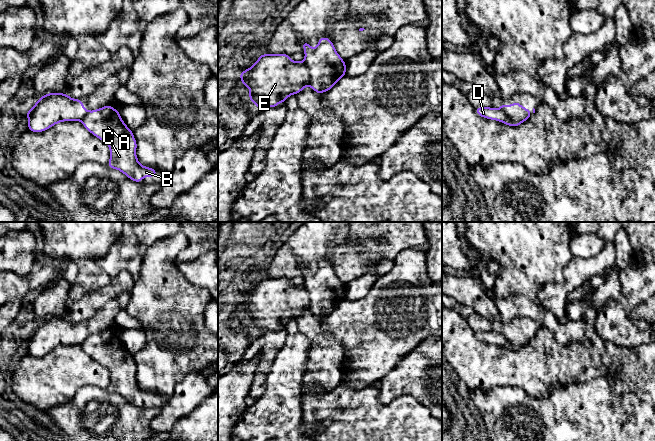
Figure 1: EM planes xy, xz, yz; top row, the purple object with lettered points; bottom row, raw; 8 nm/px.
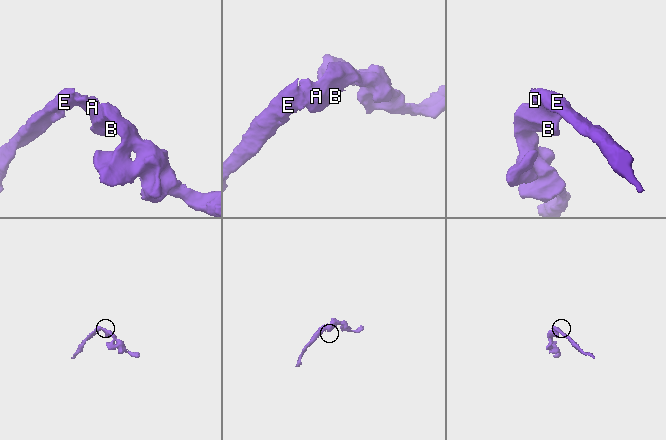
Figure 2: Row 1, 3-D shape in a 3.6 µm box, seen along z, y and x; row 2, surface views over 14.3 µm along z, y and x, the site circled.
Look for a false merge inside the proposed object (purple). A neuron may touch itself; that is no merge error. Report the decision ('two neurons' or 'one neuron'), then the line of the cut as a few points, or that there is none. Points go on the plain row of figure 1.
two neurons | xz (303, 285), (307, 291), (309, 308)

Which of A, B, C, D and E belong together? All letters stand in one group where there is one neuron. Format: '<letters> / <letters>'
A B C D / E

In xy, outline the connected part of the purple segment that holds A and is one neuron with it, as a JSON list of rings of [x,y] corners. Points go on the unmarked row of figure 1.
[[[109,328],[88,336],[81,346],[91,358],[108,368],[110,373],[108,391],[119,394],[137,407],[141,407],[143,401],[157,399],[156,393],[139,387],[133,355],[123,346],[119,334]]]

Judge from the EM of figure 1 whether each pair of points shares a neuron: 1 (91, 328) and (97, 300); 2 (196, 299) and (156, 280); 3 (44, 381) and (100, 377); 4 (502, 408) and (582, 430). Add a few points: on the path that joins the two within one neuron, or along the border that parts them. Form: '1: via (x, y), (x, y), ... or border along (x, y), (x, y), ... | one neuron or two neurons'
1: border along (111, 299), (88, 319), (80, 322) | two neurons
2: via (186, 299), (166, 289) | one neuron
3: via (58, 377), (86, 377) | one neuron
4: via (522, 421), (531, 430), (562, 430) | one neuron

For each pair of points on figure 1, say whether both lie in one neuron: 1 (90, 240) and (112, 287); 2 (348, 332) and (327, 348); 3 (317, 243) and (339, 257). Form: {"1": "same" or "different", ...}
{"1": "different", "2": "different", "3": "different"}

